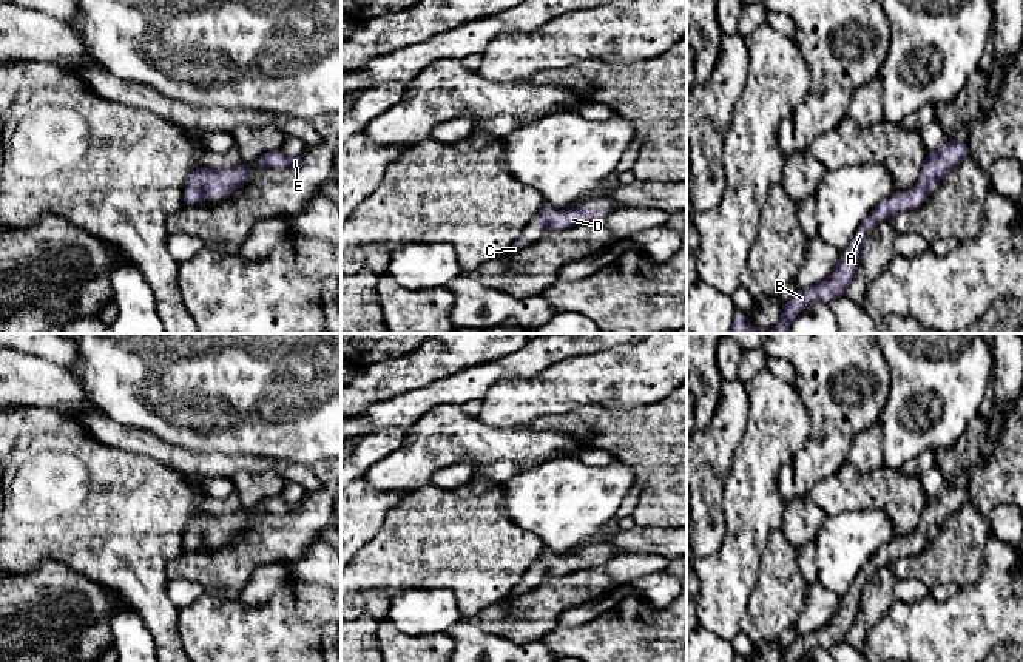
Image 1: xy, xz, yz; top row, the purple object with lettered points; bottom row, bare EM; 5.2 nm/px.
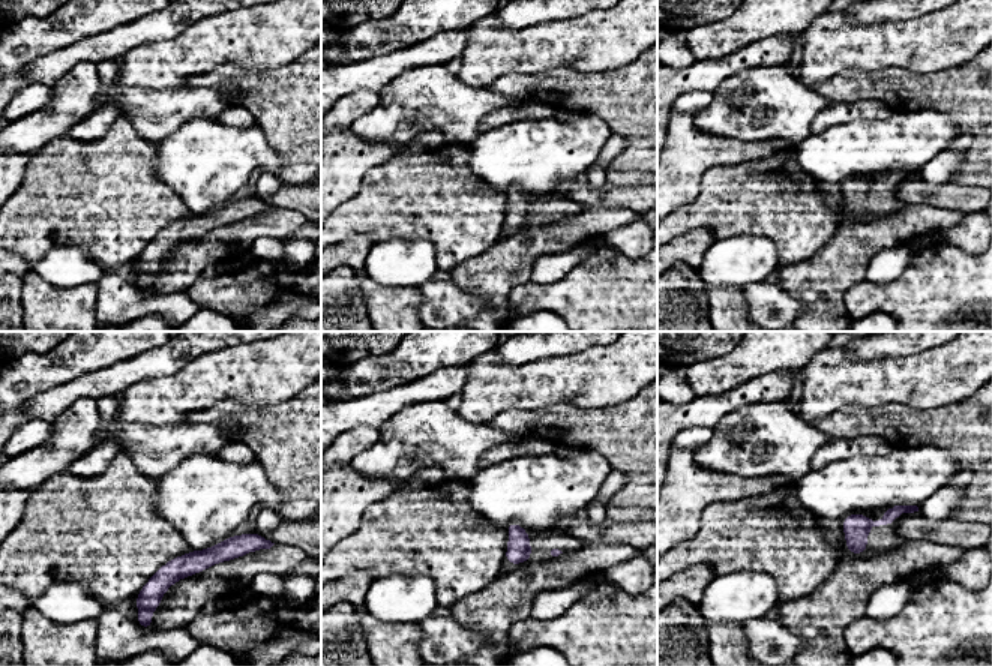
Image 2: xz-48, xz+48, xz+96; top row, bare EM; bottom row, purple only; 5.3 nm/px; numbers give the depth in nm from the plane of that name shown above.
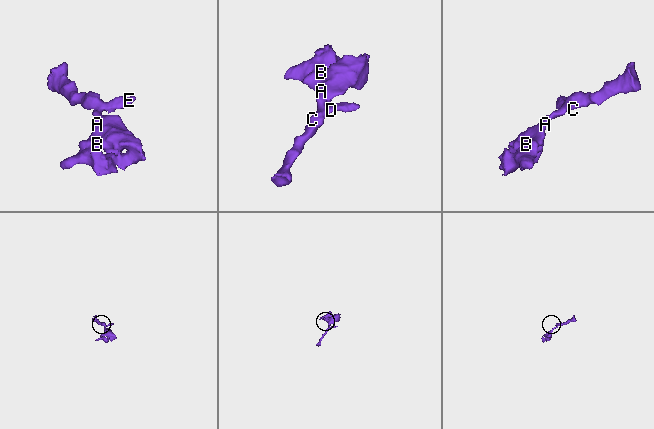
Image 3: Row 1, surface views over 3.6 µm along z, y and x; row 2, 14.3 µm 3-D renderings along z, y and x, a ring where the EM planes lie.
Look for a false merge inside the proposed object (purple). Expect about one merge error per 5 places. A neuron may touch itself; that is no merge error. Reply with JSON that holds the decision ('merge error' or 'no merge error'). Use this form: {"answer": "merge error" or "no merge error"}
{"answer": "no merge error"}

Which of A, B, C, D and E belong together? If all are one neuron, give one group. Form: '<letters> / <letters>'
A B C D E

